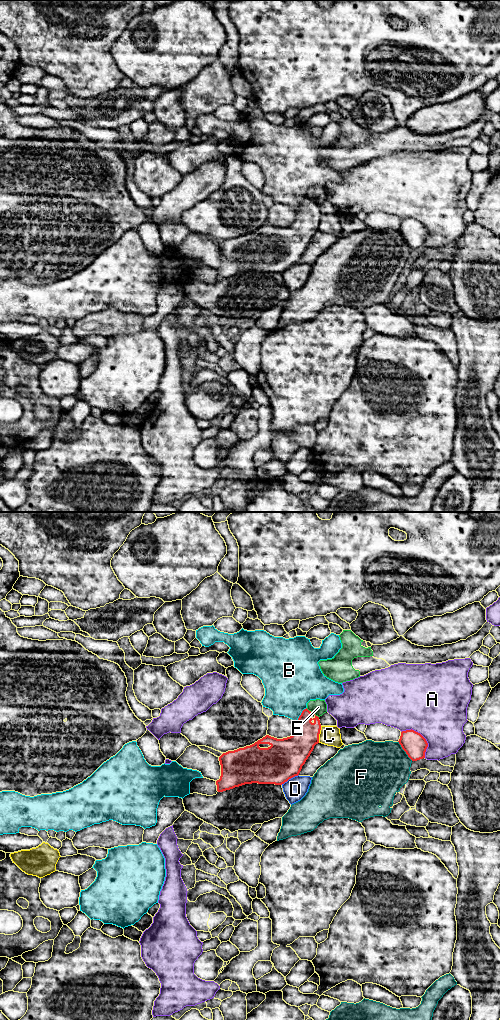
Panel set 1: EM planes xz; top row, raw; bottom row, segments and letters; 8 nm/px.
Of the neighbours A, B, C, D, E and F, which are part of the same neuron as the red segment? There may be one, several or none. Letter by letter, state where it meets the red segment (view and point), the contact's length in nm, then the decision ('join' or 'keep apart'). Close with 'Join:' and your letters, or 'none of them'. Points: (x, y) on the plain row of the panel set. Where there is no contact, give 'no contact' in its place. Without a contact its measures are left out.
A: xz (423, 225) | 300 nm | keep apart
B: xz (301, 202) | 150 nm | keep apart
C: xz (319, 221) | 140 nm | keep apart
D: xz (289, 266) | 170 nm | keep apart
E: xz (308, 198) | 70 nm | keep apart
F: xz (404, 238) | 200 nm | keep apart
Join: none of them

